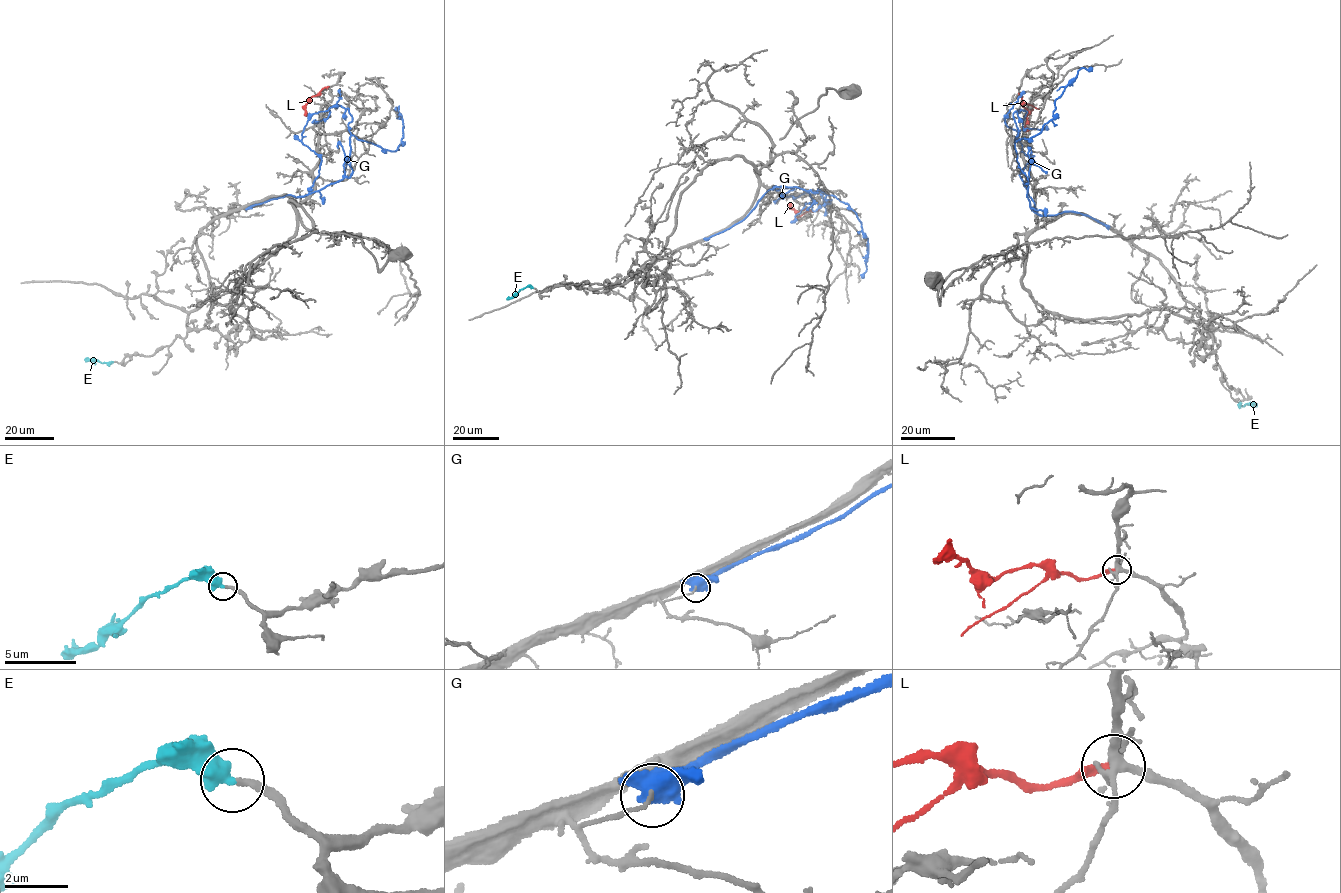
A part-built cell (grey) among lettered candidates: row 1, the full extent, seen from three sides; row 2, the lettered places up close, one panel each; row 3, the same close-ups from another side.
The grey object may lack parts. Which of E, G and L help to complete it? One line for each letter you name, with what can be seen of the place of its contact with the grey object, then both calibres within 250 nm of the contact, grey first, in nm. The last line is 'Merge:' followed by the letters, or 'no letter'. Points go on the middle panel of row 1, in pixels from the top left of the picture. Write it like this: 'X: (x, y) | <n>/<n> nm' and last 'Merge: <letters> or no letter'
E: (532, 288) | 240/550 nm
Merge: E

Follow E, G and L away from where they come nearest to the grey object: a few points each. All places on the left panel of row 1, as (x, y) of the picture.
E: (113, 362), (84, 359)
G: (248, 208), (289, 194), (301, 197), (349, 176), (352, 135), (393, 152), (401, 143), (404, 126), (396, 108)
L: (329, 87), (311, 96), (305, 108), (306, 116)

